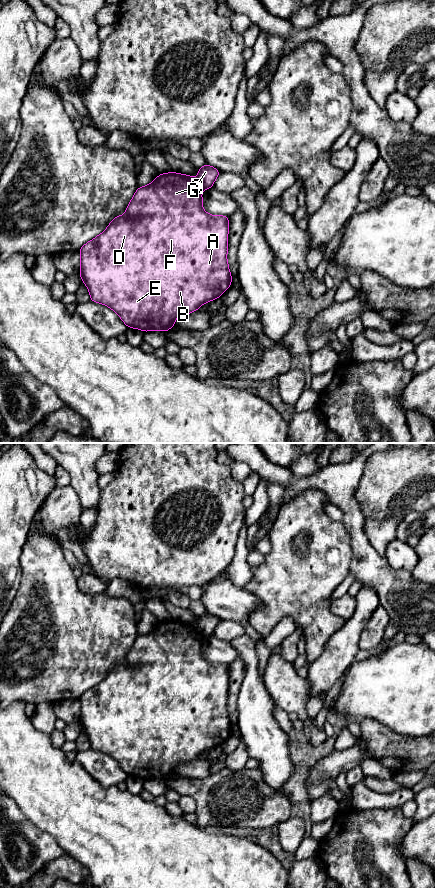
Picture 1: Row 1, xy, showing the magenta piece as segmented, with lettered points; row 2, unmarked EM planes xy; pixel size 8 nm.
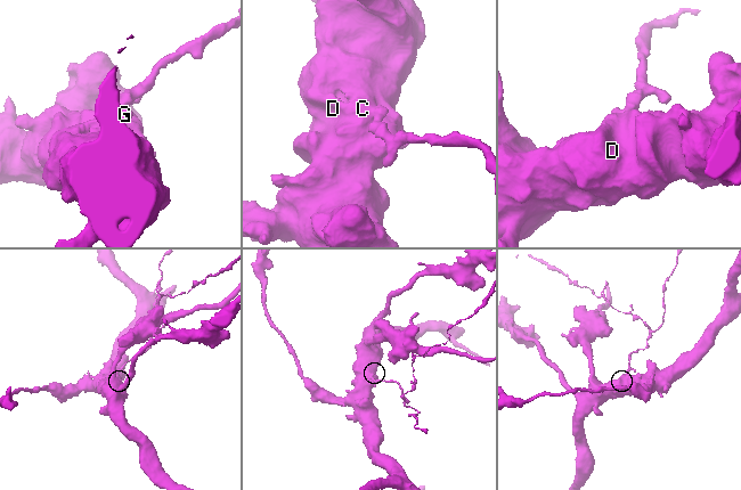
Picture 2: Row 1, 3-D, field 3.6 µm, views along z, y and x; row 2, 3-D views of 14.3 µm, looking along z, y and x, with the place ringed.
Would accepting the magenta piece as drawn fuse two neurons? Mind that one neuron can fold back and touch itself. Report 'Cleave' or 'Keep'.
Cleave

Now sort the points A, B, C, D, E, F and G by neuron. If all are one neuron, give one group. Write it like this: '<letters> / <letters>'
A B C D E F / G

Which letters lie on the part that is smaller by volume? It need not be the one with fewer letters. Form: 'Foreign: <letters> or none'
Foreign: G

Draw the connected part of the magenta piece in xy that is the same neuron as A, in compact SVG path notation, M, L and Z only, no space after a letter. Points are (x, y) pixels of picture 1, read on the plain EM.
M168 620L148 633L139 634L126 659L111 668L107 676L80 698L80 719L90 748L113 758L128 776L143 780L167 780L177 765L188 763L231 735L227 708L229 664L211 663L203 657L202 638L191 623Z

